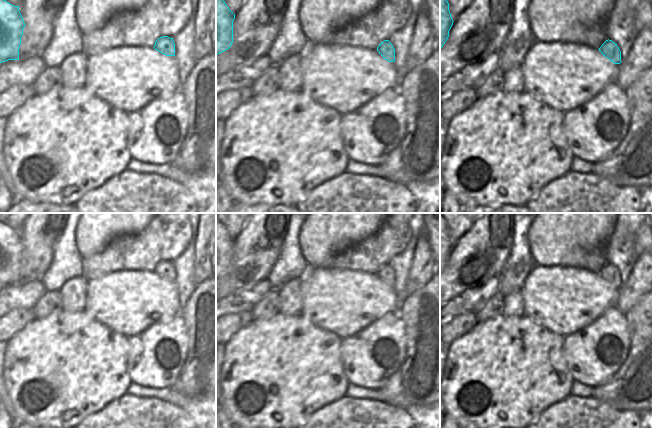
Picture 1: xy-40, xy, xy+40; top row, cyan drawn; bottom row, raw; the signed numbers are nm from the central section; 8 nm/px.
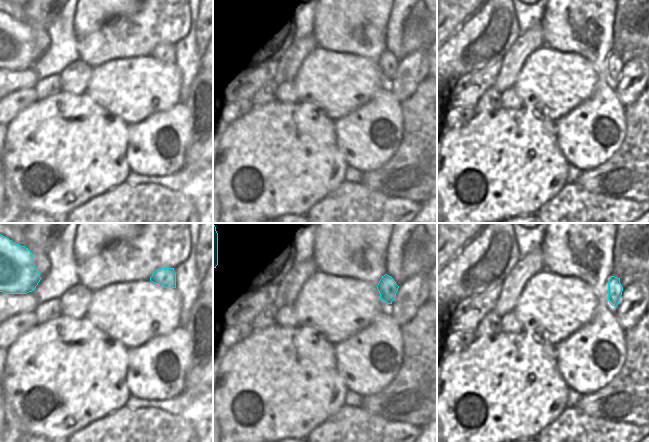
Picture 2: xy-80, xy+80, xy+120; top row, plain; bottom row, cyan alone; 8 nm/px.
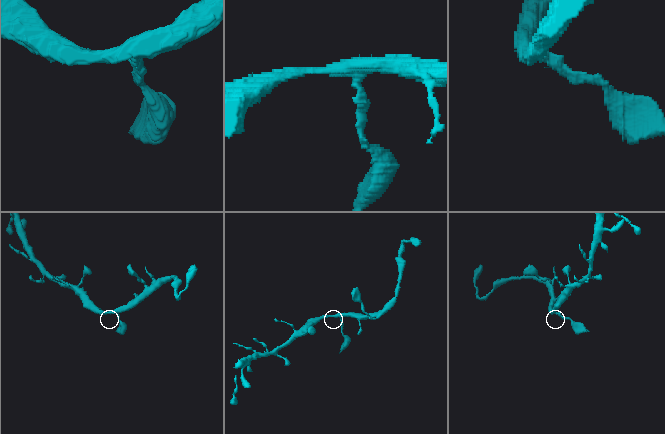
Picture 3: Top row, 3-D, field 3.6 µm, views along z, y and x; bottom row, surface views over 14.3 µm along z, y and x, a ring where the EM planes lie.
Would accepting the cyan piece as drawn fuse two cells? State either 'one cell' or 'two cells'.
one cell

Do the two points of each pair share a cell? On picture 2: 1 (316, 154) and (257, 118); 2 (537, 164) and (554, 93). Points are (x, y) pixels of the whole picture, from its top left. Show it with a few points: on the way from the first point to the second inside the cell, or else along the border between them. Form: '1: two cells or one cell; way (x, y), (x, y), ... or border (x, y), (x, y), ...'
1: one cell; way (301, 147), (286, 147), (272, 133)
2: two cells; border (527, 107), (540, 111), (555, 122)

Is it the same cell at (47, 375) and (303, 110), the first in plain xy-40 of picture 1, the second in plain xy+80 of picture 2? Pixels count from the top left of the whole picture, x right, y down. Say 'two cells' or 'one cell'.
one cell

